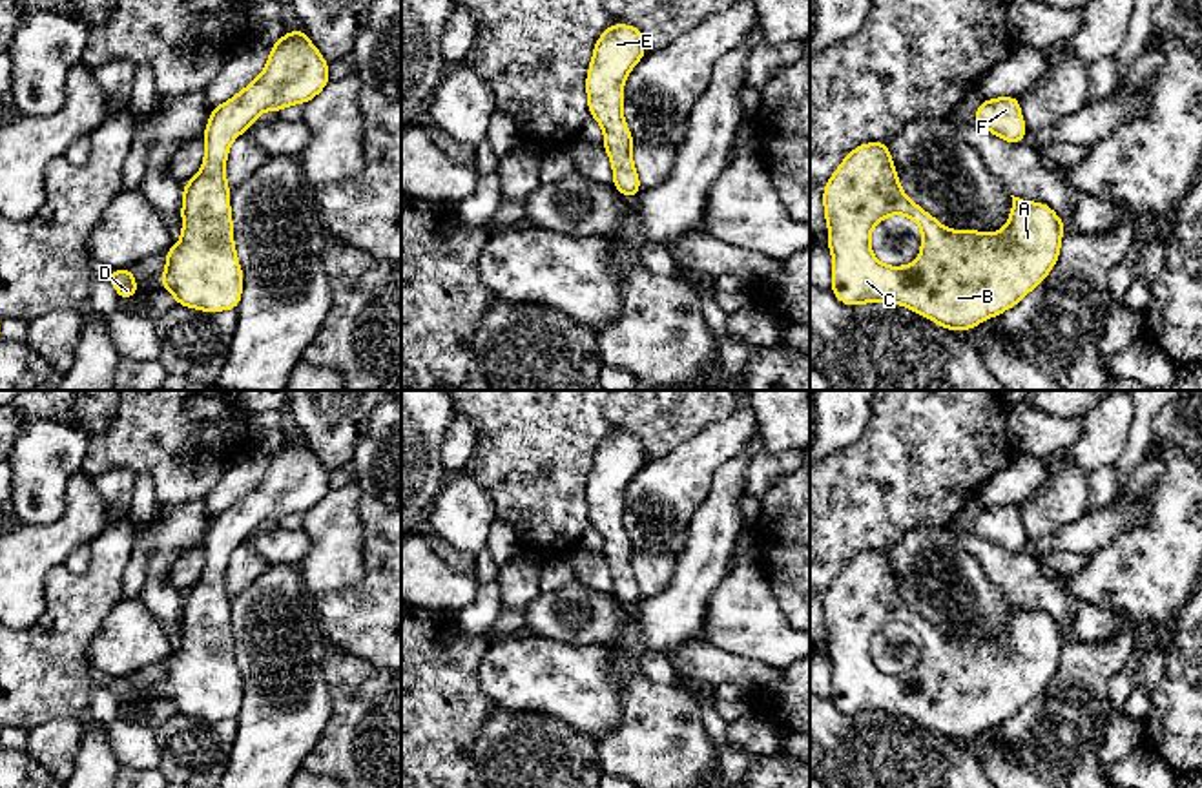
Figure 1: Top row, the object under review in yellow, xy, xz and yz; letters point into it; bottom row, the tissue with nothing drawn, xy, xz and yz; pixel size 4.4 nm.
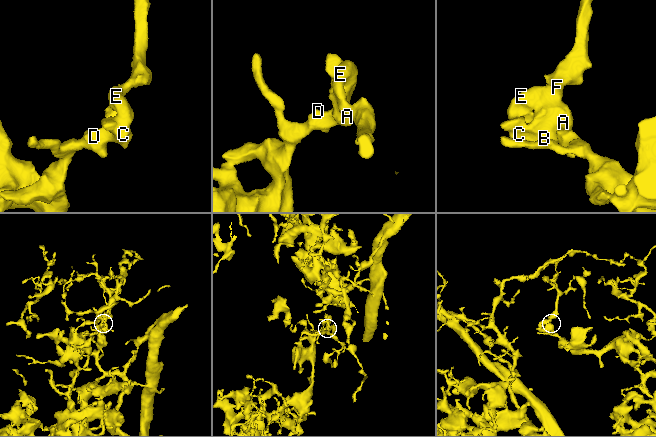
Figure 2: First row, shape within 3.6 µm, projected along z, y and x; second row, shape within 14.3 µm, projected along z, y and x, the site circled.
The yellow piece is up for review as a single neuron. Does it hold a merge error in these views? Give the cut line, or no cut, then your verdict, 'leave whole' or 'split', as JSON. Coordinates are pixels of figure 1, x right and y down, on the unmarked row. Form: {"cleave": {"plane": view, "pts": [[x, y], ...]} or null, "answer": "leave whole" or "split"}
{"cleave": null, "answer": "leave whole"}

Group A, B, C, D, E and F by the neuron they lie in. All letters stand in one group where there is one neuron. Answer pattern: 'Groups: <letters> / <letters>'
Groups: A B C D E F

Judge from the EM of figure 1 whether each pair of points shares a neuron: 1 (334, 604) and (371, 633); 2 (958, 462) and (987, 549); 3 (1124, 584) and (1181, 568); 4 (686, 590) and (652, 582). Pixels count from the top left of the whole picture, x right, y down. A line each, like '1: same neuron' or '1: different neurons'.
1: same neuron
2: different neurons
3: same neuron
4: different neurons

